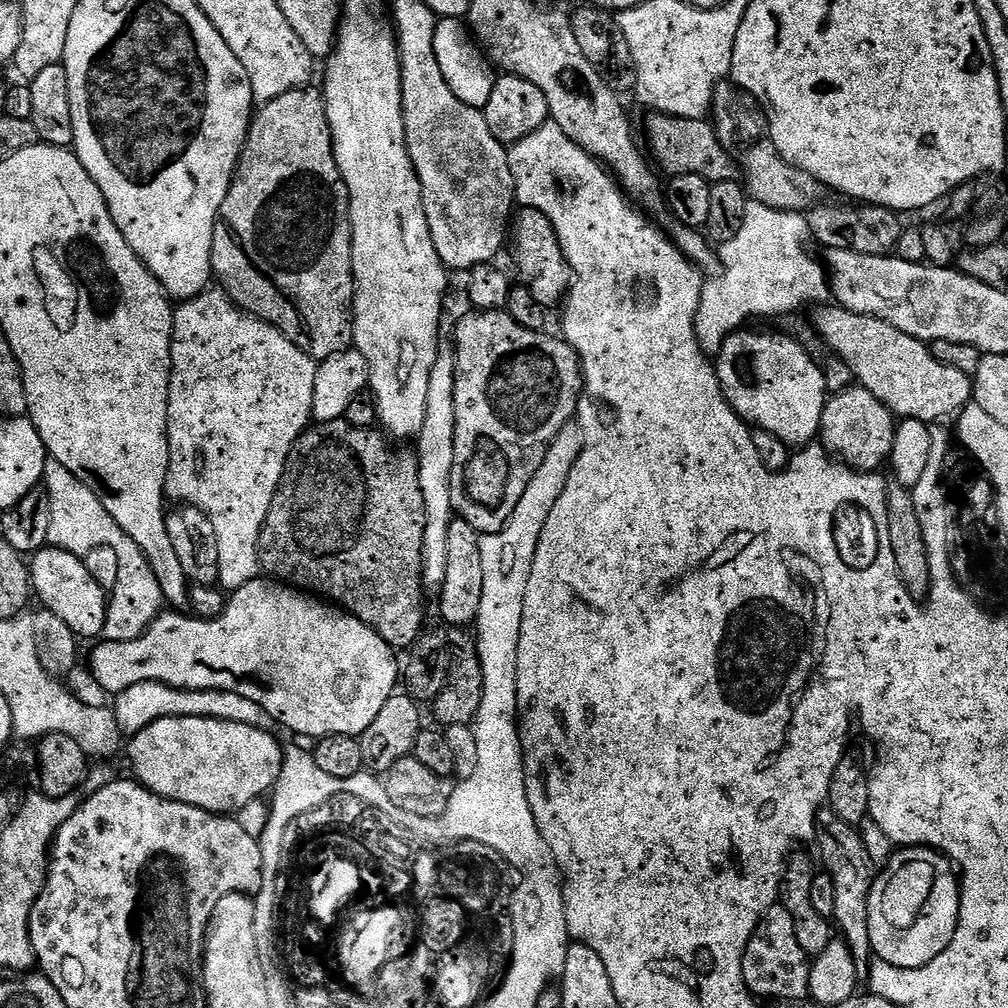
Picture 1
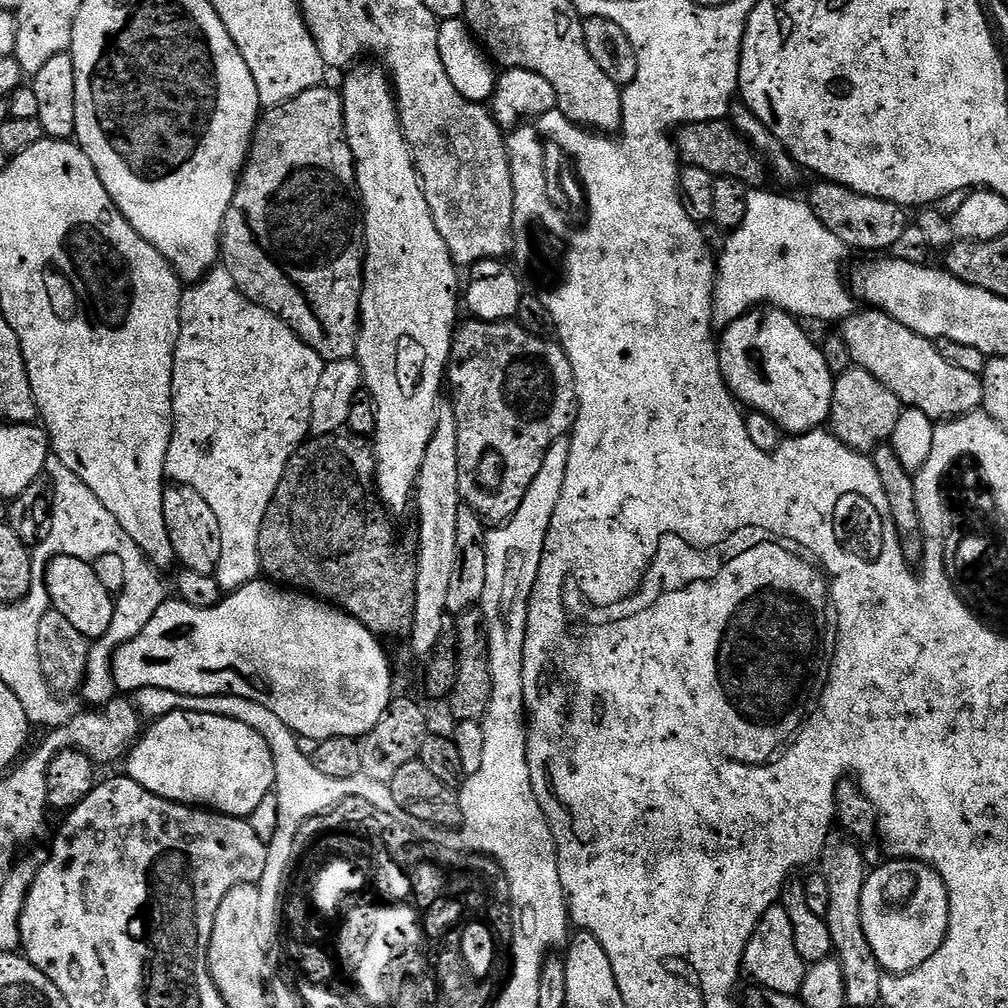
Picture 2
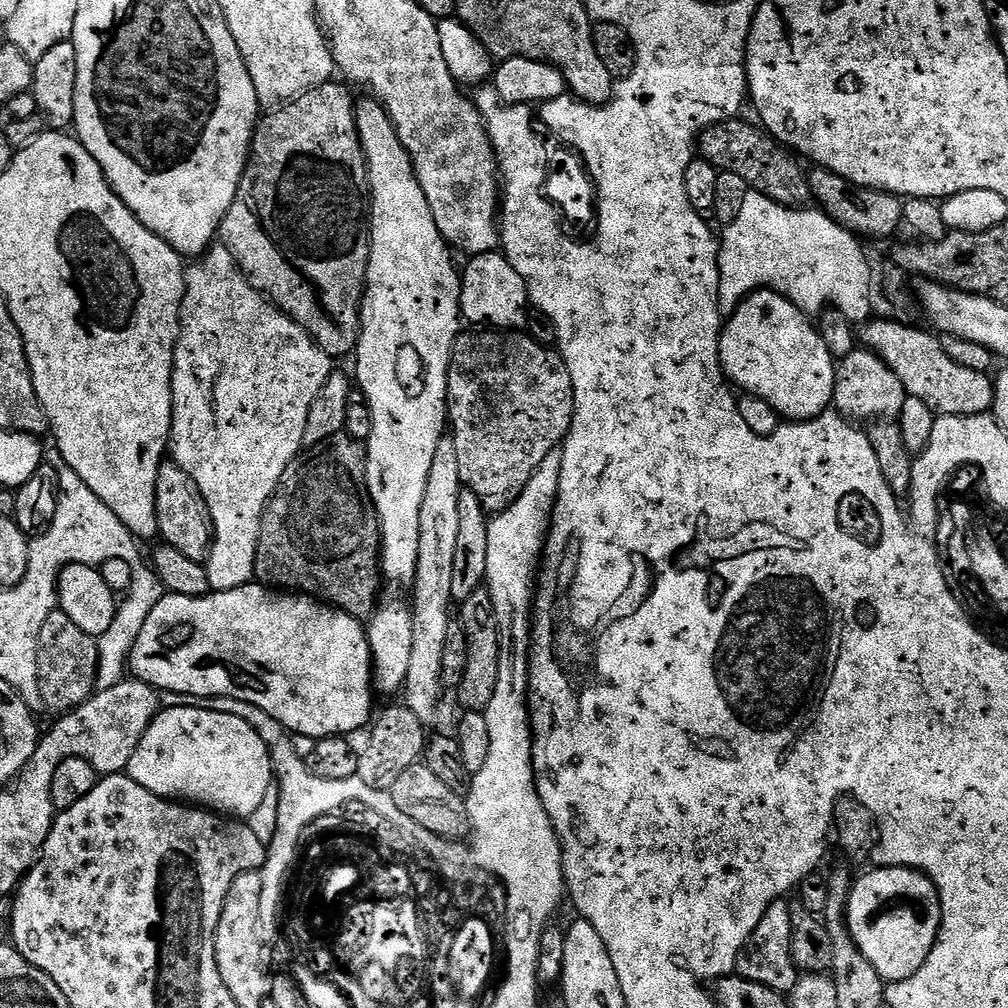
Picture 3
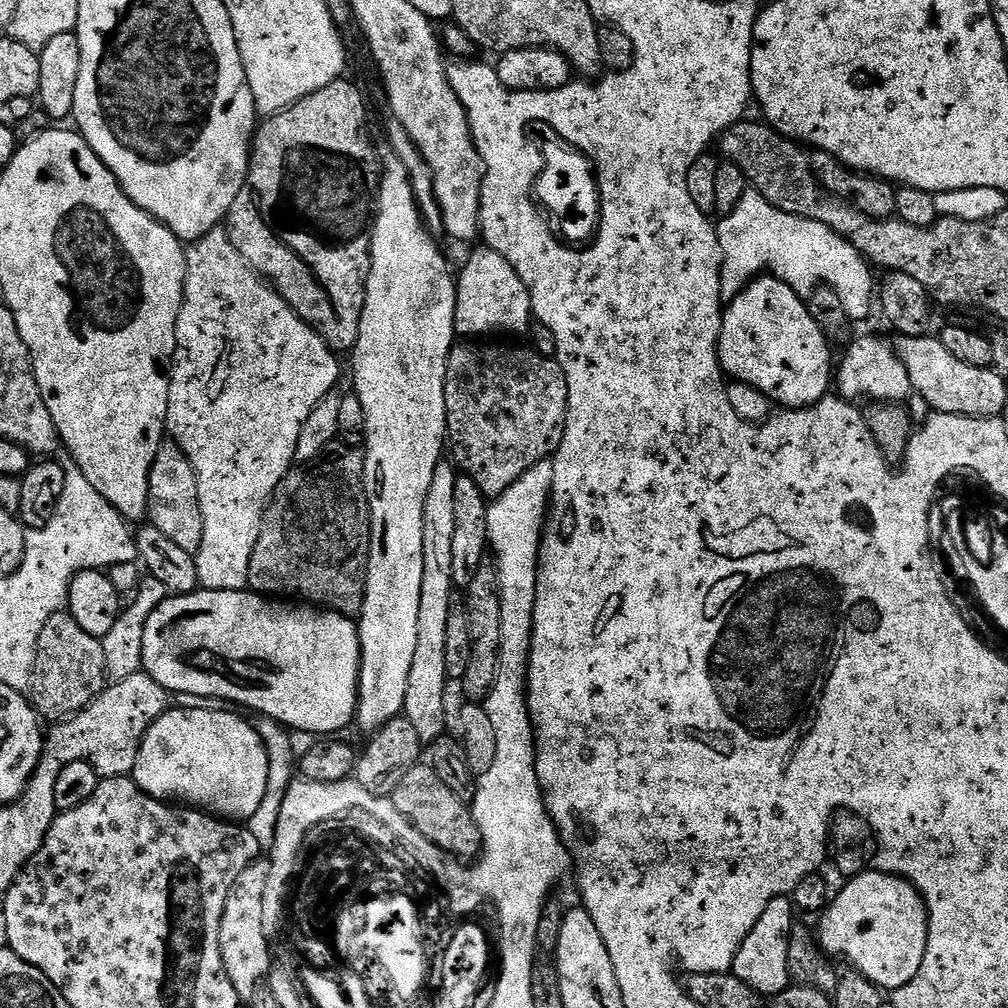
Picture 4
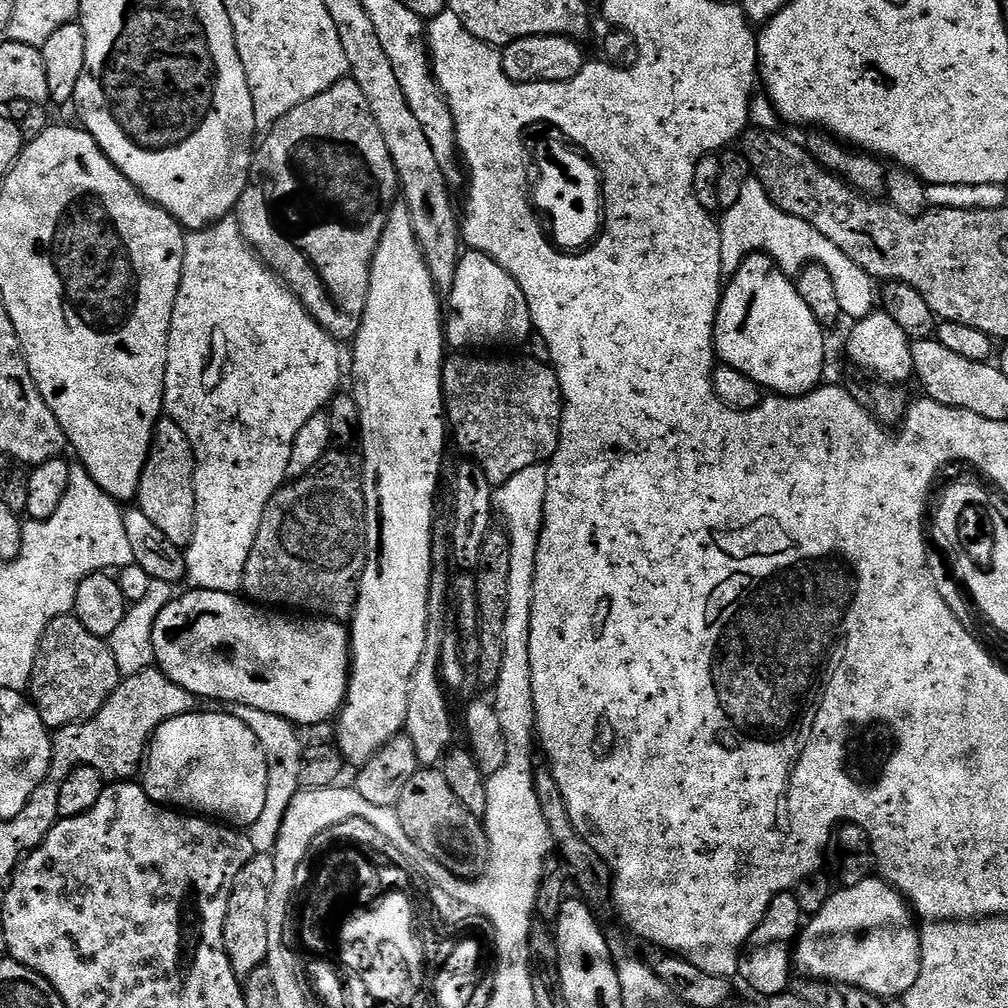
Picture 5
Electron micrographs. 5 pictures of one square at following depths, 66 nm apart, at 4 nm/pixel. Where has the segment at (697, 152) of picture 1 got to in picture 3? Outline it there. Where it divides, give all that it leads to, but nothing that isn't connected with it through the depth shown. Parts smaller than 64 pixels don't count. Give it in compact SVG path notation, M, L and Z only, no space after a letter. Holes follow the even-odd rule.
M744 118L711 124L700 134L699 159L710 162L720 172L739 174L751 191L774 202L789 206L807 205L813 199L813 194L805 169L800 169L801 161L763 127L753 124L747 124Z

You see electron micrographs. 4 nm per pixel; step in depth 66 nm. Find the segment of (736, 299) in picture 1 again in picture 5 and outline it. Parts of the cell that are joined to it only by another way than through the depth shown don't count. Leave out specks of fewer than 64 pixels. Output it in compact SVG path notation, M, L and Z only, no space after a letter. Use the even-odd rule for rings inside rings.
M749 178L746 186L742 186L742 195L738 202L723 213L719 221L720 237L722 238L722 270L725 277L732 277L742 266L747 256L763 254L776 262L782 271L799 274L810 264L821 264L829 271L837 287L838 302L843 315L849 321L861 320L873 312L878 304L878 288L872 277L862 270L826 234L818 234L810 222L802 222L802 218L794 218L783 212L781 208L766 194L766 190L754 178Z

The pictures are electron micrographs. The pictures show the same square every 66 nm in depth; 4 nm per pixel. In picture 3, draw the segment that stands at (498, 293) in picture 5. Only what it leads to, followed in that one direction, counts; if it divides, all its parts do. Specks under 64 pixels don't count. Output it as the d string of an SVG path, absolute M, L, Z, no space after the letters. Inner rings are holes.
M499 251L483 252L467 261L460 278L460 314L469 325L483 326L488 330L520 330L528 323L530 301L528 287Z

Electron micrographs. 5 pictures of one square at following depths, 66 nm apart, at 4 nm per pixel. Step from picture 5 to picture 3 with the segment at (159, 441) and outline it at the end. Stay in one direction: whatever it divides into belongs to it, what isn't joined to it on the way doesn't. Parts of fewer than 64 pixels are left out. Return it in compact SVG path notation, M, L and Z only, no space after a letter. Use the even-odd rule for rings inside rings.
M165 462L158 470L156 514L159 539L165 545L178 550L186 558L207 561L212 547L212 517L208 515L208 506L204 503L194 478L190 478L190 474L186 474L186 470L182 470L174 462Z

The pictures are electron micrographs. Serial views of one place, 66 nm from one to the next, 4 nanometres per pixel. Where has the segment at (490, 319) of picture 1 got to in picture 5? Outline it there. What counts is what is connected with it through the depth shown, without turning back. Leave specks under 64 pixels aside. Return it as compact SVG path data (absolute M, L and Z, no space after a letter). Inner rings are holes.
M452 354L444 361L444 410L446 413L446 424L450 429L450 436L456 439L458 447L464 451L467 459L475 462L491 480L493 485L499 486L505 480L510 479L518 470L526 470L526 466L544 464L551 460L556 452L560 441L560 415L564 413L564 397L560 394L560 383L556 377L556 370L551 364L543 364L537 360L487 360L484 354Z

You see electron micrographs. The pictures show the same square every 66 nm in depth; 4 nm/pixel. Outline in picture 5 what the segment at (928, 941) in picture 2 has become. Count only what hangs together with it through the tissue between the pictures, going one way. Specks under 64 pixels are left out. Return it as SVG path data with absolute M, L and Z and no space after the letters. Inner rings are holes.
M865 878L839 890L841 892L833 891L824 905L803 925L794 944L795 971L801 972L799 975L804 978L861 988L881 998L903 997L910 986L914 986L920 973L920 934L909 905L893 885L879 878Z

